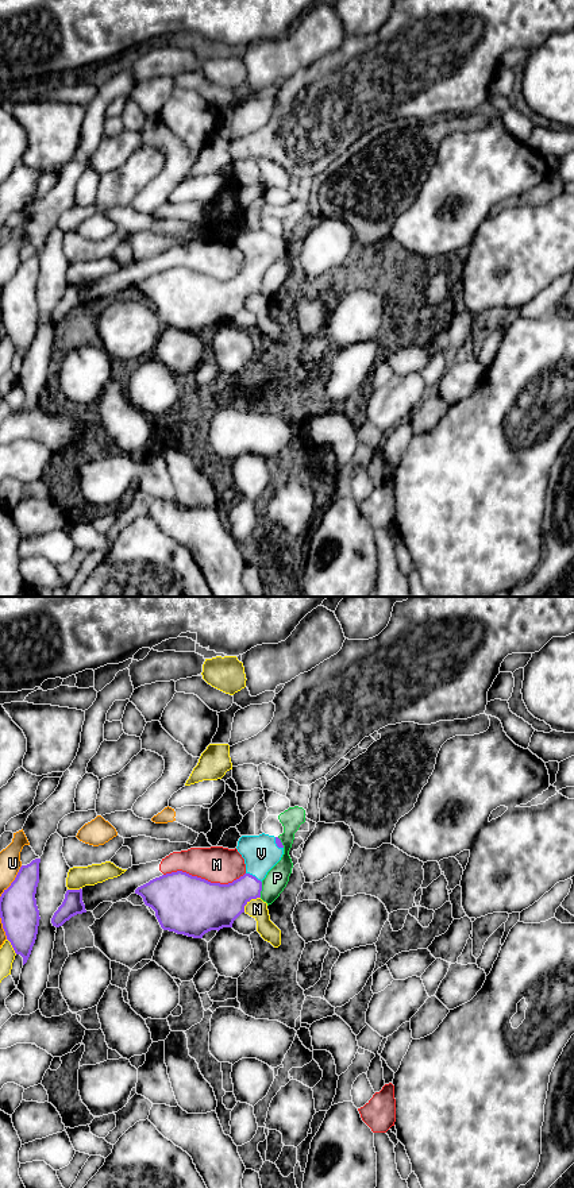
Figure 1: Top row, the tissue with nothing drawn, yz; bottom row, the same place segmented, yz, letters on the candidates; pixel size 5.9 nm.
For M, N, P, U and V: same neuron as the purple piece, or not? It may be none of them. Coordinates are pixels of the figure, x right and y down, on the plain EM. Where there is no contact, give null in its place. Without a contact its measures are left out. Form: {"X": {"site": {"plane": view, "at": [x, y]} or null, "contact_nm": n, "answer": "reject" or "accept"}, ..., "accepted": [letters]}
{"M": {"site": {"plane": "yz", "at": [204, 274]}, "contact_nm": 480, "answer": "reject"}, "N": {"site": {"plane": "yz", "at": [249, 296]}, "contact_nm": 140, "answer": "reject"}, "P": {"site": {"plane": "yz", "at": [261, 285]}, "contact_nm": 100, "answer": "reject"}, "U": {"site": {"plane": "yz", "at": [12, 277]}, "contact_nm": 240, "answer": "reject"}, "V": {"site": {"plane": "yz", "at": [254, 272]}, "contact_nm": 110, "answer": "accept"}, "accepted": ["V"]}

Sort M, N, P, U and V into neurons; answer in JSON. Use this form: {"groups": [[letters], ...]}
{"groups": [["M"], ["N"], ["P", "U"], ["V"]]}

